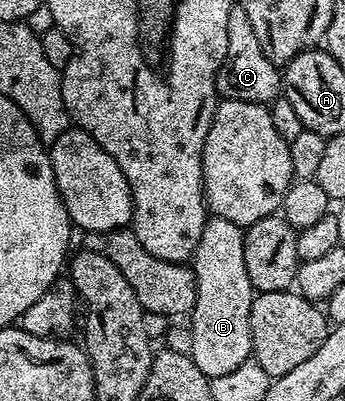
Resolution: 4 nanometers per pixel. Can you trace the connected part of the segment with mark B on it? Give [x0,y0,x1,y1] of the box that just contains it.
[189,218,253,380]

